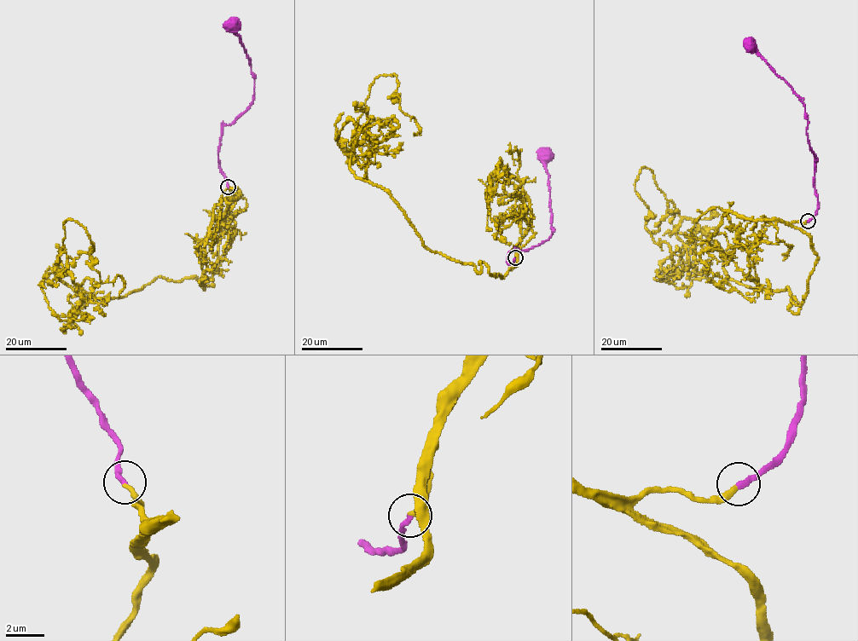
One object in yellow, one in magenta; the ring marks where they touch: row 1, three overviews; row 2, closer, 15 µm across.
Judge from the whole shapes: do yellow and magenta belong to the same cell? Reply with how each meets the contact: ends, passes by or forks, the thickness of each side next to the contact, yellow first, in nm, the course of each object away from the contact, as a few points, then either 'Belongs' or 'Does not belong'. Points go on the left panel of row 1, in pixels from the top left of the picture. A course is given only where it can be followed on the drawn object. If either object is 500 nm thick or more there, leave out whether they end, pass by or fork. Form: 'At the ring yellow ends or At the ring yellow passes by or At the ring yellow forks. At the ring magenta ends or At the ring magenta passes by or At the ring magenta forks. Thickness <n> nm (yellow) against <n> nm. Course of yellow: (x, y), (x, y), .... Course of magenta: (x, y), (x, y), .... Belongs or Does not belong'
At the ring yellow ends. At the ring magenta ends. Thickness 280 nm (yellow) against 280 nm. Course of yellow: (228, 187), (205, 288), (79, 295), (60, 280), (63, 222), (119, 296). Course of magenta: (228, 187), (219, 166), (222, 127), (230, 124), (248, 106), (253, 94), (250, 60), (232, 26). Belongs

